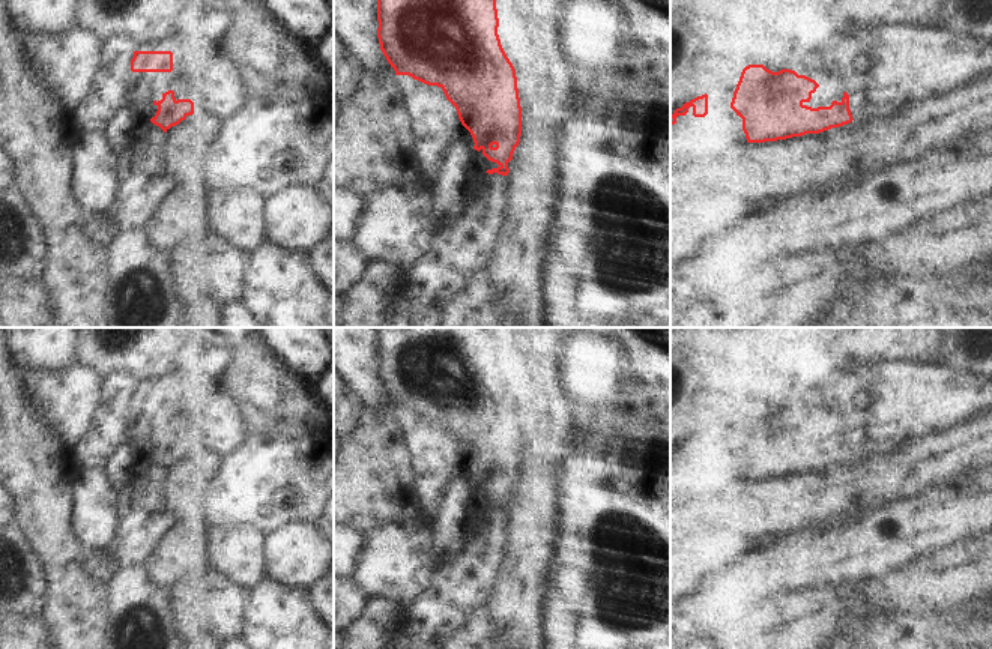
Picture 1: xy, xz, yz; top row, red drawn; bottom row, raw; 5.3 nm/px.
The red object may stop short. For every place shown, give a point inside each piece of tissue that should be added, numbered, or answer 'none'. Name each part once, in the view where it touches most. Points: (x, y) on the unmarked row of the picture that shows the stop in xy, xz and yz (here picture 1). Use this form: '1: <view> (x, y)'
1: yz (884, 403)

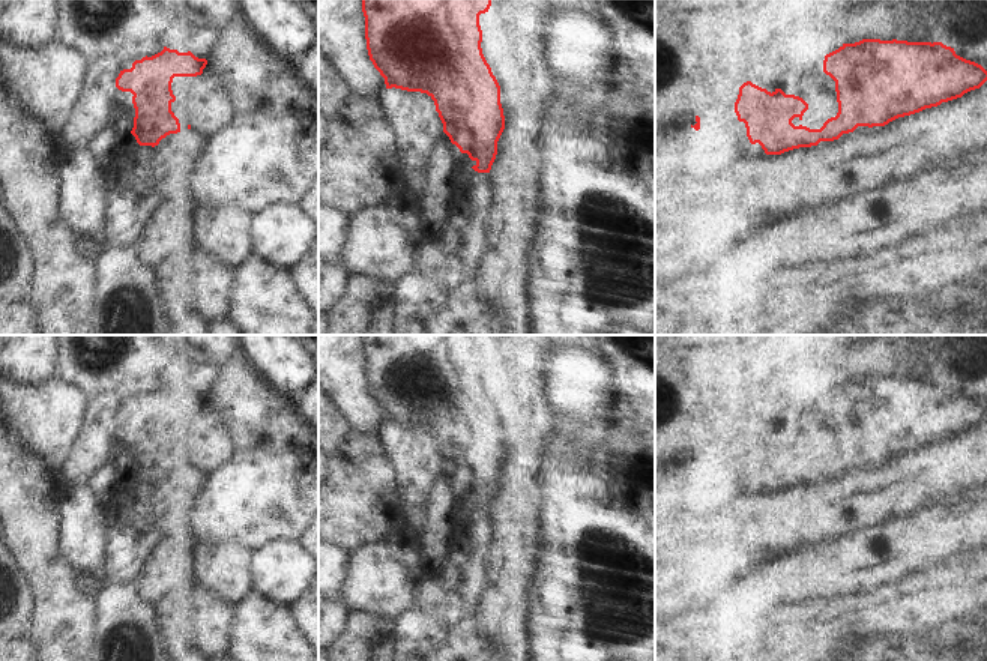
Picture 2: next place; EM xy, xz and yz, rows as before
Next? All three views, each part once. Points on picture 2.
none

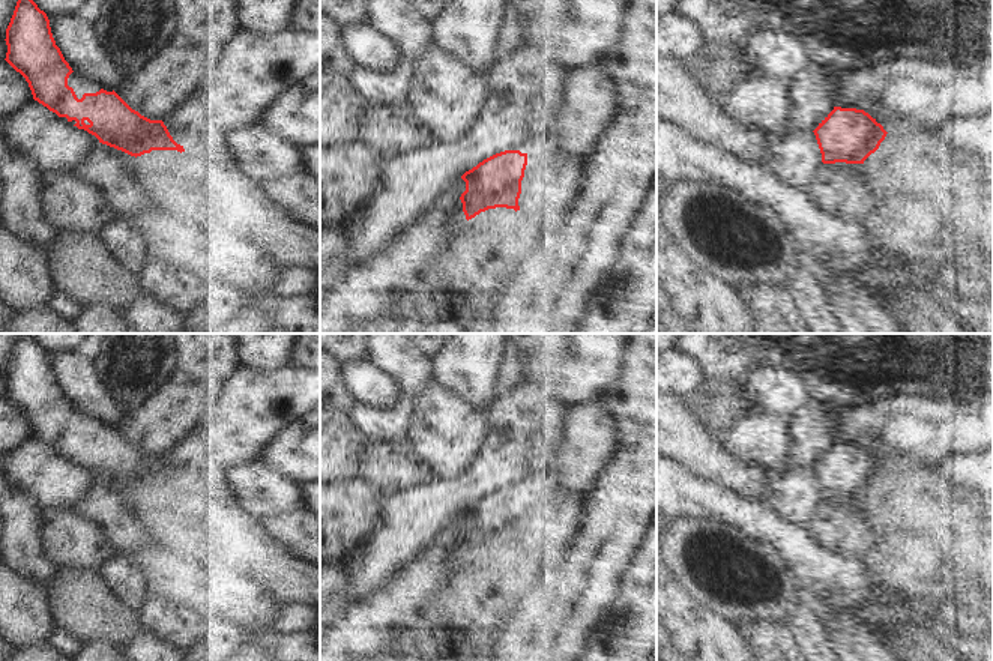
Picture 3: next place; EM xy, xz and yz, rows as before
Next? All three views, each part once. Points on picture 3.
1: xz (552, 520)

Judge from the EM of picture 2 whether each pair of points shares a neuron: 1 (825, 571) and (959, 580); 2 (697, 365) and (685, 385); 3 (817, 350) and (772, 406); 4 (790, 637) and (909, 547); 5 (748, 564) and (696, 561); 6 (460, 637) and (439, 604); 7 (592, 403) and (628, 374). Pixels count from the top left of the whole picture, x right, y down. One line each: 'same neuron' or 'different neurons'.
1: different neurons
2: same neuron
3: different neurons
4: different neurons
5: same neuron
6: different neurons
7: different neurons

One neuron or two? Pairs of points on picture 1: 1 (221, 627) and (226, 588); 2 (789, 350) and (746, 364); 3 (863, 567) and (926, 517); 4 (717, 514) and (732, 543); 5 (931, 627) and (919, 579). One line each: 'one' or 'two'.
1: one
2: one
3: one
4: one
5: two

